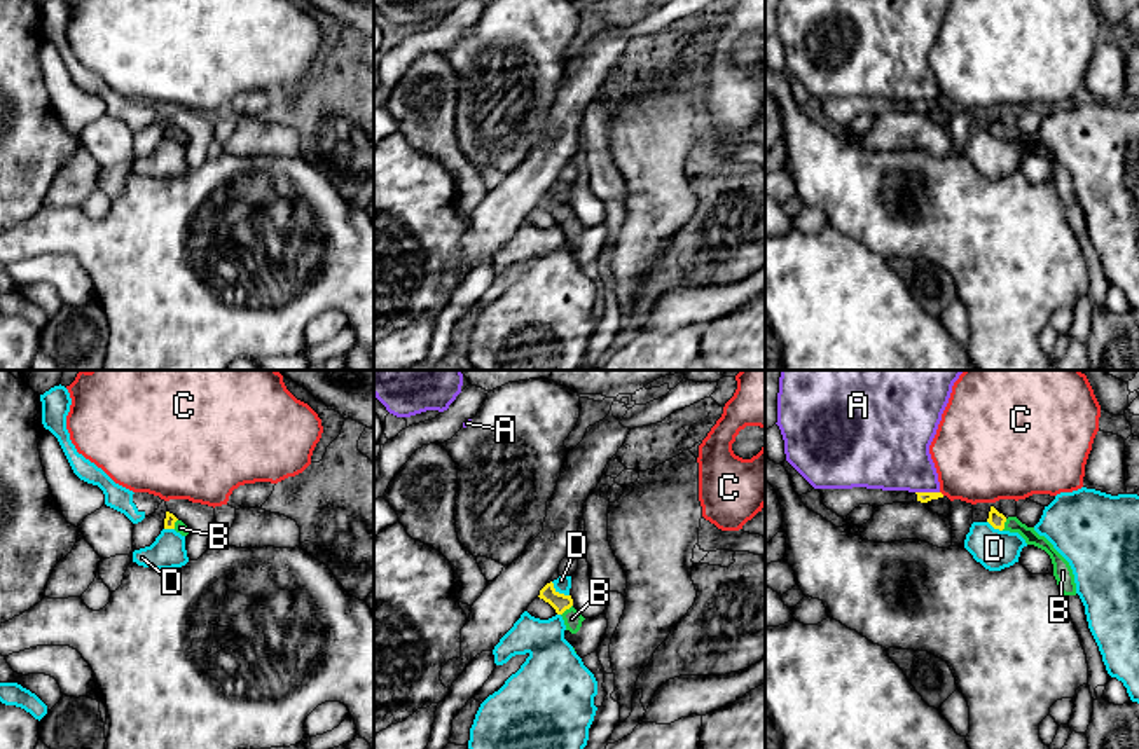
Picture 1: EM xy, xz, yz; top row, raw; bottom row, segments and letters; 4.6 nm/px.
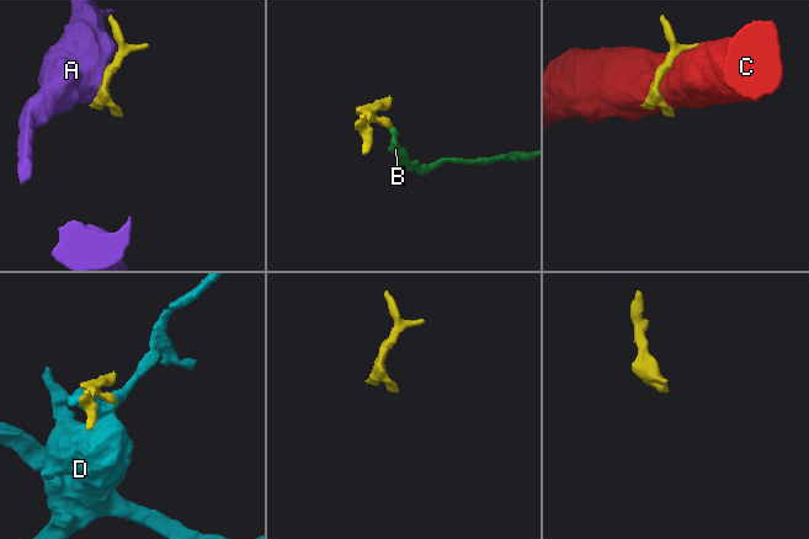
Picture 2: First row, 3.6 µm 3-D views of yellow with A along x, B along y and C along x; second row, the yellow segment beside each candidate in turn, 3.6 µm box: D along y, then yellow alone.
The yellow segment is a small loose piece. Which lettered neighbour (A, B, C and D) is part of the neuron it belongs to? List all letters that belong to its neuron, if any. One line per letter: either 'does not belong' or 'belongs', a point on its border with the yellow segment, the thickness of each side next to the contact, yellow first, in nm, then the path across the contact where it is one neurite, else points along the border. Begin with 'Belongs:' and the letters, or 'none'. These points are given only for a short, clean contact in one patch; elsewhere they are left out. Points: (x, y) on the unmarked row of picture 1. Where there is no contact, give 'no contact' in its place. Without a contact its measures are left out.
Belongs: B
A: does not belong; meets yellow in yz at (928, 102); 50 nm thick on the yellow side, 340 nm on the other
B: belongs; meets yellow in xz at (566, 217); 80 nm thick on the yellow side, 80 nm on the other; runs through xz (558, 210), (566, 217), (572, 227)
C: does not belong; no contact
D: does not belong; meets yellow in xz at (558, 201); 80 nm thick on the yellow side, 80 nm on the other

